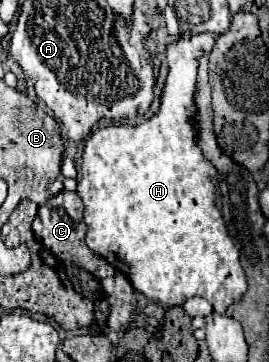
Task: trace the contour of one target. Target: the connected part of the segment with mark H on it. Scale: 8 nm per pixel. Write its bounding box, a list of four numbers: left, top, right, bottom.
[77,32,247,312]

